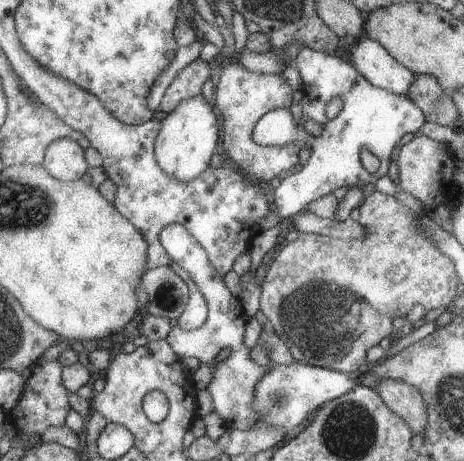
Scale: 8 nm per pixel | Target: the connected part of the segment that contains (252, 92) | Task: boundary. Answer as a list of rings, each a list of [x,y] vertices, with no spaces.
[[[230,63],[221,70],[212,100],[216,112],[222,116],[222,126],[225,130],[222,136],[224,159],[232,161],[244,174],[251,176],[252,180],[270,183],[282,170],[290,170],[298,164],[299,146],[289,144],[282,147],[265,147],[252,141],[252,130],[256,122],[270,110],[290,108],[292,92],[292,86],[282,75],[251,73],[238,63]]]

